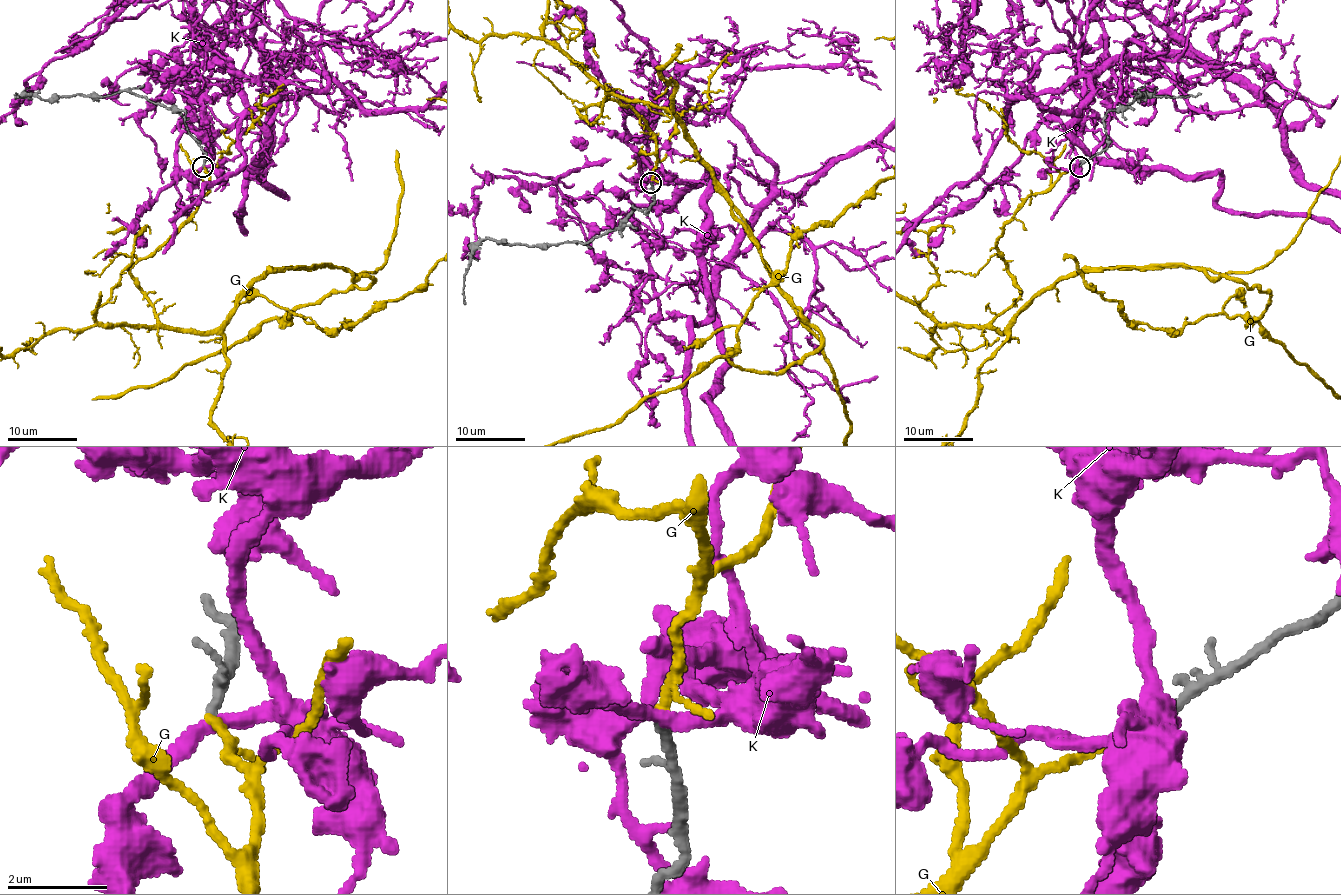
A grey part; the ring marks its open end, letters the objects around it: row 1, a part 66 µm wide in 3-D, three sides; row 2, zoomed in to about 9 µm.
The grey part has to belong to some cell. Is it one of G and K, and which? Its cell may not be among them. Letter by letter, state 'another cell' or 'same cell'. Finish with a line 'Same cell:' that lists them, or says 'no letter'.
G: same cell
K: another cell
Same cell: G

